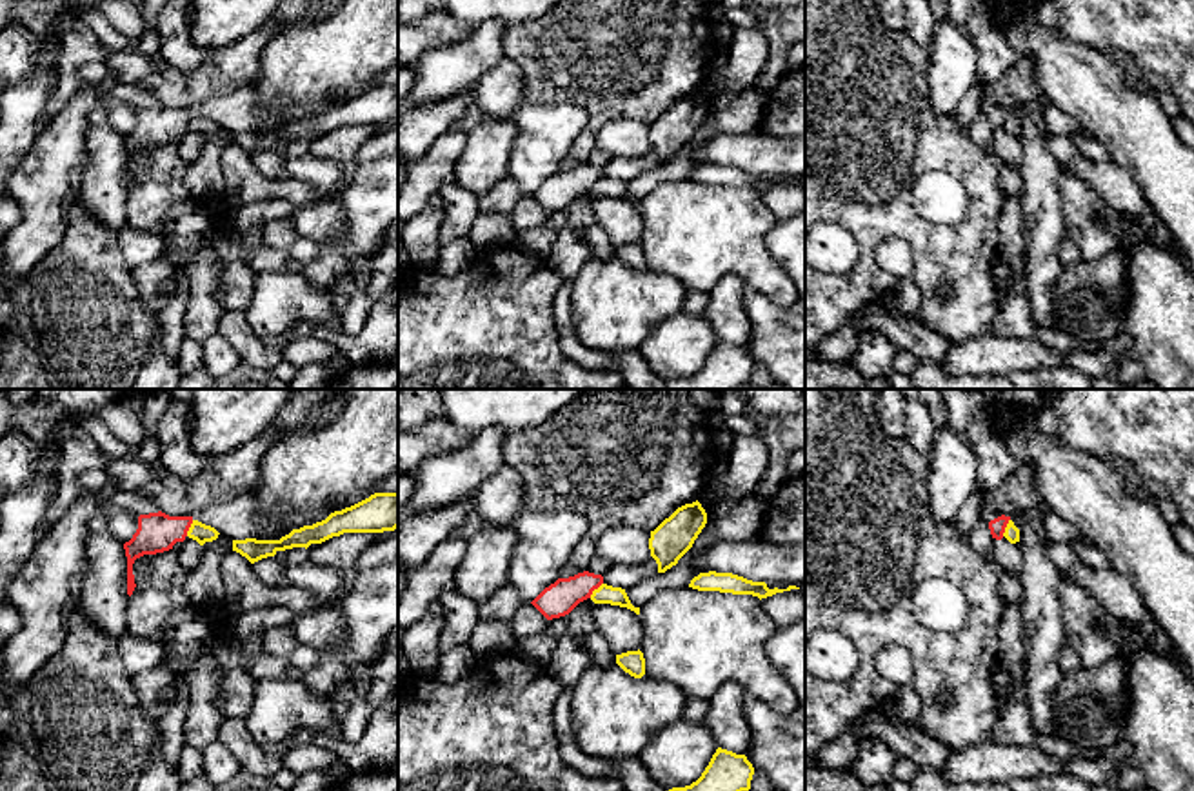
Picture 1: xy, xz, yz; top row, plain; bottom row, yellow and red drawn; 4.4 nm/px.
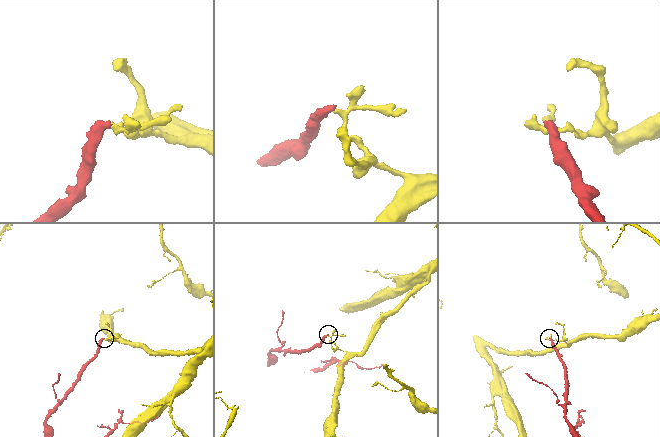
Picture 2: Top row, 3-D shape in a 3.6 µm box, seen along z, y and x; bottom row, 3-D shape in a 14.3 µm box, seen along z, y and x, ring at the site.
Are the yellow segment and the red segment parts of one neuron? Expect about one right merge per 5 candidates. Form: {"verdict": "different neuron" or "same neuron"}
{"verdict": "different neuron"}

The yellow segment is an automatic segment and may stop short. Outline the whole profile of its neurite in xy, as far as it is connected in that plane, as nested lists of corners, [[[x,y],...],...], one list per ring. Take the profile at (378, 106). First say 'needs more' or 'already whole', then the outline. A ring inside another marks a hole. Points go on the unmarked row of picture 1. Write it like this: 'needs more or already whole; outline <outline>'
already whole; outline [[[374,85],[369,91],[331,105],[325,113],[313,118],[293,122],[280,133],[233,133],[233,144],[245,149],[251,156],[274,149],[278,144],[309,140],[343,125],[383,125],[398,120],[398,85]]]

